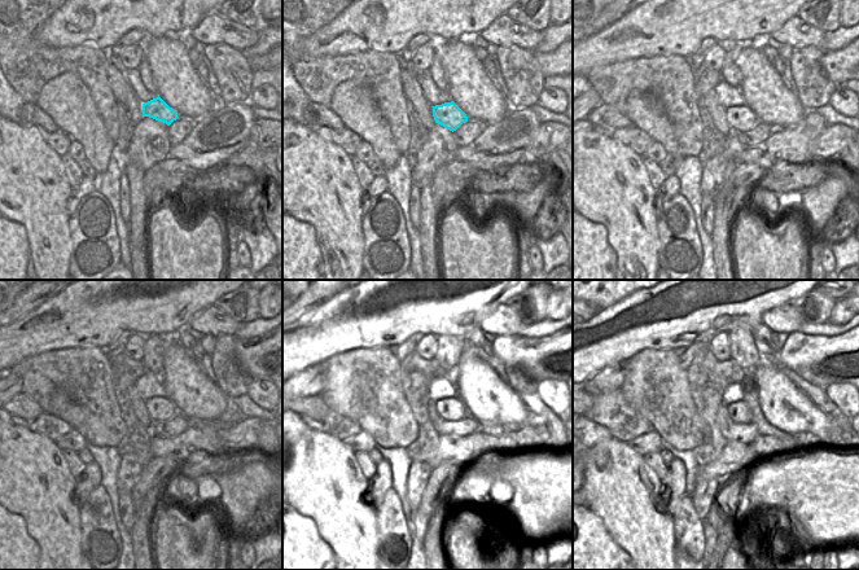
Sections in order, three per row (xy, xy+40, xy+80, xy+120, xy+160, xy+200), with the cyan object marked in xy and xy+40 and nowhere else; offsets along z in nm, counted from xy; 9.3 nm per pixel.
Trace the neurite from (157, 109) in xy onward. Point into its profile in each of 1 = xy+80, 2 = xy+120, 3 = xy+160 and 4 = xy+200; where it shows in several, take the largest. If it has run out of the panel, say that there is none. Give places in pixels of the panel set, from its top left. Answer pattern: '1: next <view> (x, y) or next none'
1: next xy+80 (740, 118)
2: next xy+120 (161, 408)
3: next xy+160 (452, 410)
4: next xy+200 (741, 412)

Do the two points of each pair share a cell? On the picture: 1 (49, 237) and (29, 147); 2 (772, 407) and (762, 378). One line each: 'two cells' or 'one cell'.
1: one cell
2: one cell

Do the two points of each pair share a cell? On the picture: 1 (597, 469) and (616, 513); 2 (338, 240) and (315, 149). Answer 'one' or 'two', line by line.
1: one
2: one

